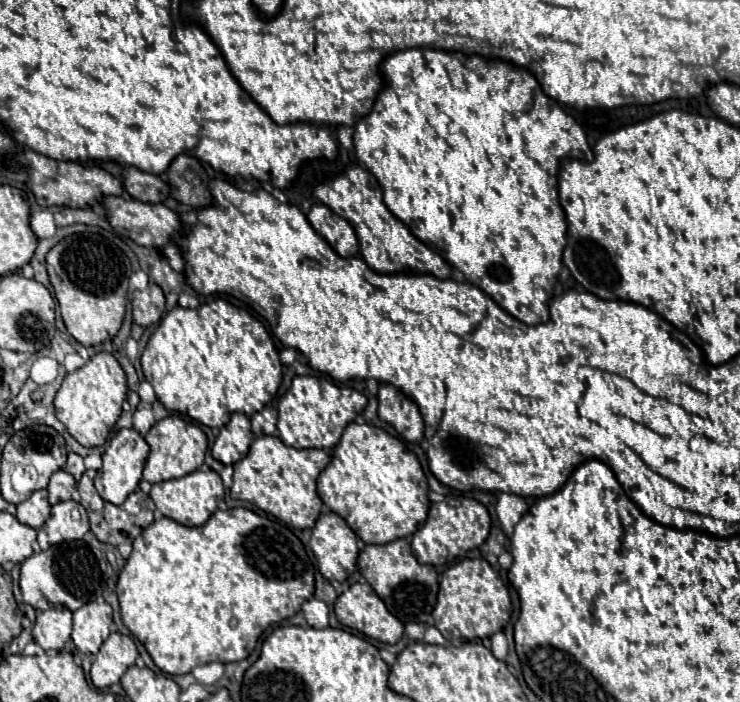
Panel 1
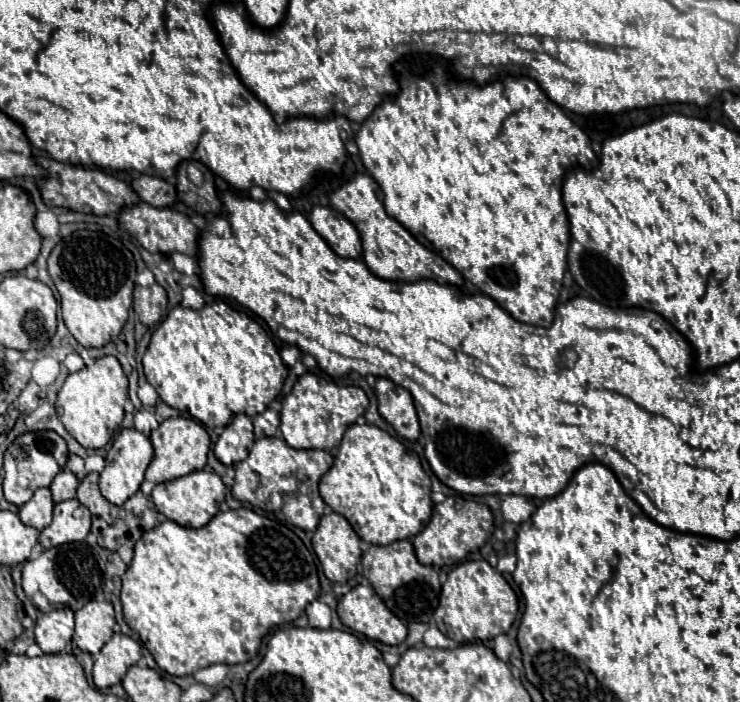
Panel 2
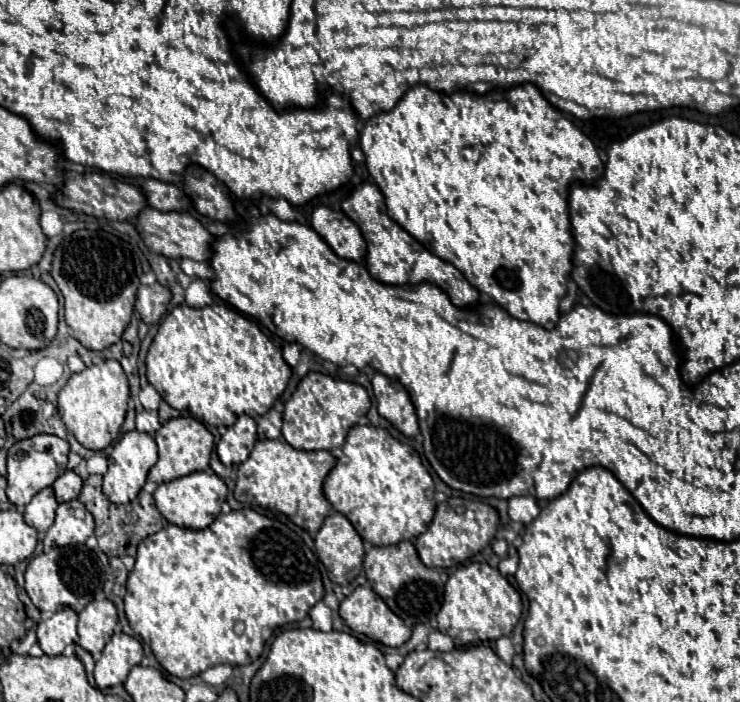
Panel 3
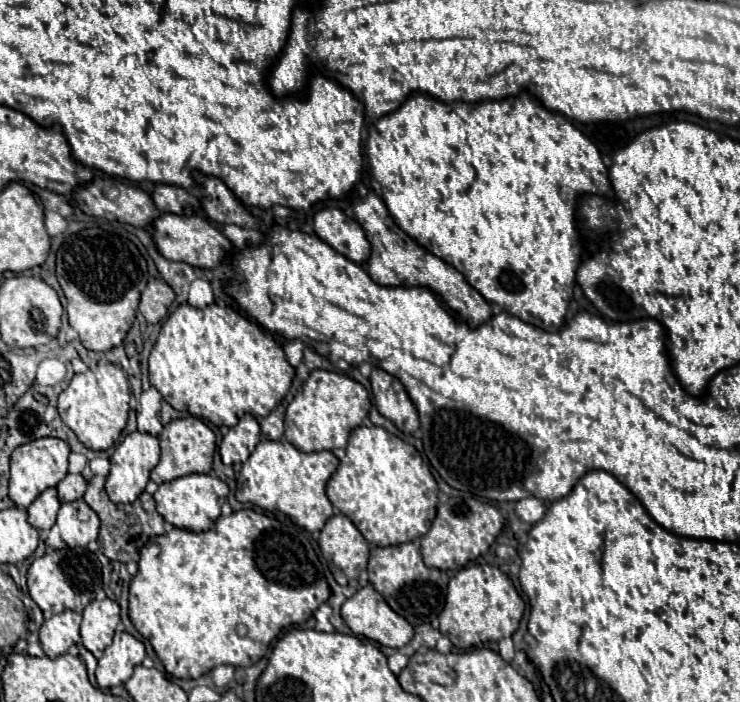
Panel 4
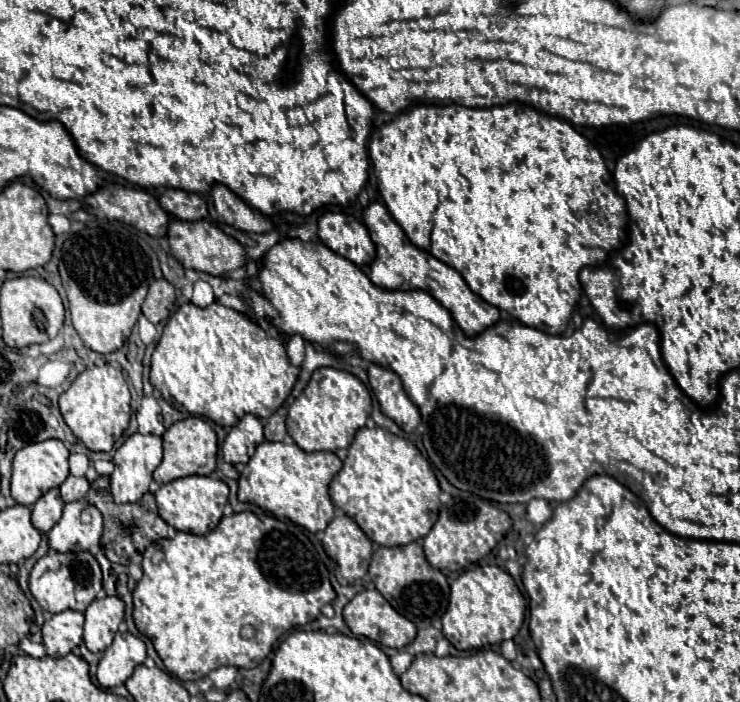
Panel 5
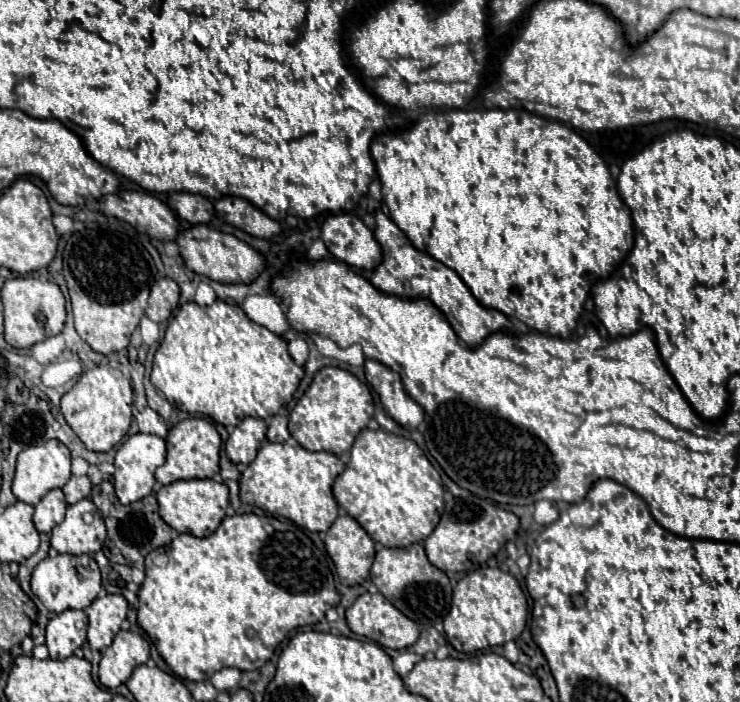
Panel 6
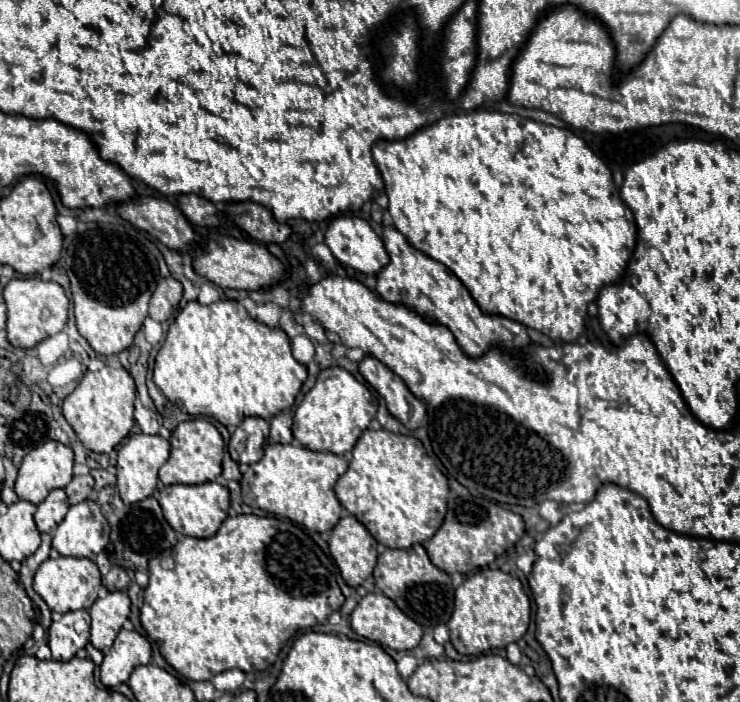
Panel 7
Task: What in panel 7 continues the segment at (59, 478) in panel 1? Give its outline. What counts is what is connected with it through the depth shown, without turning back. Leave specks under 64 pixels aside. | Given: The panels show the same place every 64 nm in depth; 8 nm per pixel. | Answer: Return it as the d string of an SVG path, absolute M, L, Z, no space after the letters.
M86 474L86 476L74 476L70 480L70 484L64 488L64 492L66 492L70 504L78 504L90 496L92 488L94 488L94 478L90 474Z

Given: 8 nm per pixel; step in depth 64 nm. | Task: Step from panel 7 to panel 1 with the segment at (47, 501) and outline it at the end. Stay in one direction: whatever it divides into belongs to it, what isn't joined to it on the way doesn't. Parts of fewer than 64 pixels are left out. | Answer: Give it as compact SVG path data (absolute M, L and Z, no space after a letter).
M36 490L28 500L20 502L16 506L16 518L20 524L32 526L38 530L50 516L50 502L48 502L48 492L46 490Z

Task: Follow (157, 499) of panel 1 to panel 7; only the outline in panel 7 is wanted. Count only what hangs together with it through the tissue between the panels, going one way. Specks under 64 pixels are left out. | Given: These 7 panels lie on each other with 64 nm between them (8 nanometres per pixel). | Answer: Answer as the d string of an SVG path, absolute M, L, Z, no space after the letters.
M204 482L204 484L172 484L158 490L158 502L162 506L162 514L166 522L184 536L194 538L210 538L218 532L220 524L228 516L230 508L230 492L226 486L218 482Z

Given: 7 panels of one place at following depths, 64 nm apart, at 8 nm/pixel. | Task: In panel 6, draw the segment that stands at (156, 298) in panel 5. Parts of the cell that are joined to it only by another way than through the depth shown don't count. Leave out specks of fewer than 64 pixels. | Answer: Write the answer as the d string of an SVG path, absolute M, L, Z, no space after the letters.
M160 278L154 282L150 290L150 300L146 308L146 316L152 322L164 322L170 318L174 308L178 306L180 290L178 284L170 278Z

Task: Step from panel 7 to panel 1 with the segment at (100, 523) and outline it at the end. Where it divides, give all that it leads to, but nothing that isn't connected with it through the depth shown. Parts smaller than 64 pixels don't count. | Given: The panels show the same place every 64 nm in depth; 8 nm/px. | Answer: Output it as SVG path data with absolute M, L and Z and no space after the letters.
M74 500L58 502L52 506L50 518L38 530L38 544L42 550L46 550L52 544L60 544L66 540L80 540L88 530L90 530L88 516L82 504Z

